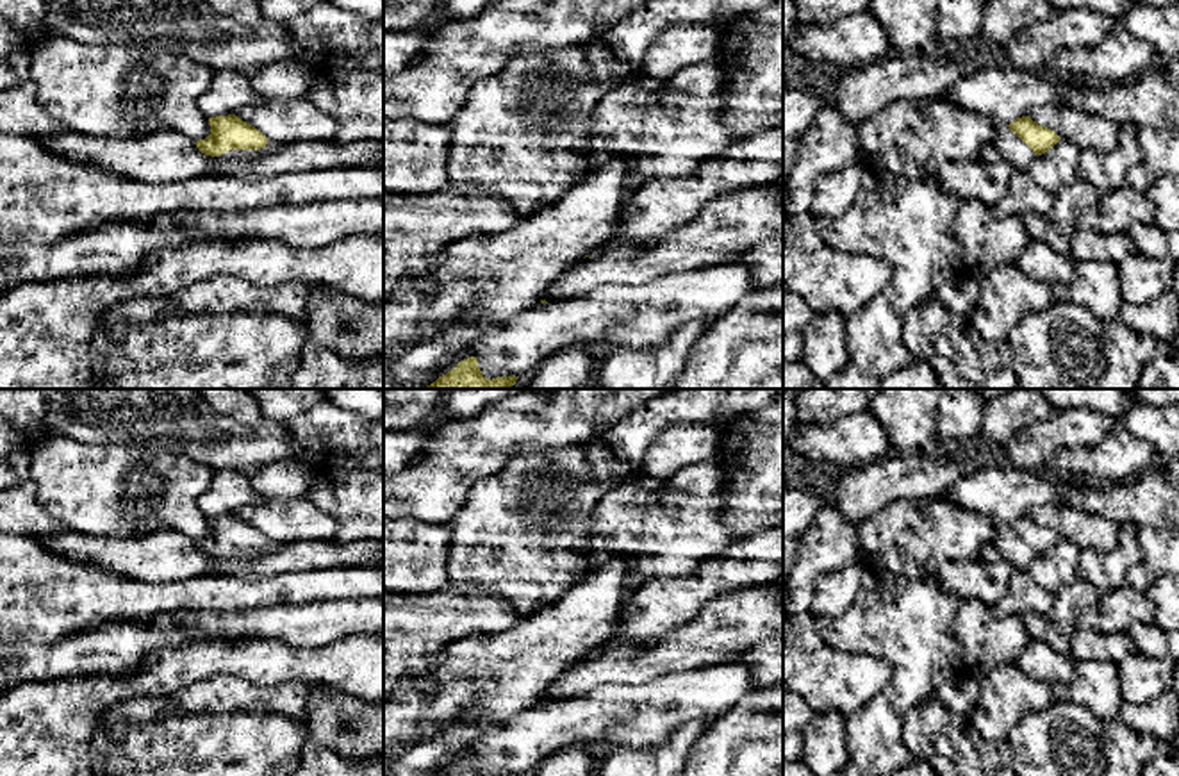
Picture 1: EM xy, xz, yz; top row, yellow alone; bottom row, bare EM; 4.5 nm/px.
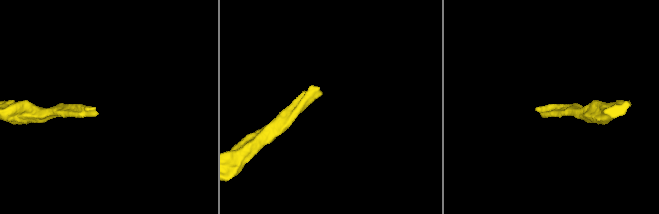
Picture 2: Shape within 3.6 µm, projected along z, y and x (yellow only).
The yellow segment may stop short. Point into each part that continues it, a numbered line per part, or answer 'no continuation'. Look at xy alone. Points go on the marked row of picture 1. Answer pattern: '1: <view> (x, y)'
1: xy (272, 147)

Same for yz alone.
1: yz (1006, 147)

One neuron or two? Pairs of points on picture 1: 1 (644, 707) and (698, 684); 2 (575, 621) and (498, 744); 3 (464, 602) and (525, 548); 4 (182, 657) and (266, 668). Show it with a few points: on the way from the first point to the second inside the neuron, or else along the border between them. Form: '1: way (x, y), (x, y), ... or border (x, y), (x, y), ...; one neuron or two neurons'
1: way (657, 707), (685, 696); one neuron
2: border (539, 701), (502, 723), (477, 723); two neurons
3: border (448, 580), (493, 587), (516, 609); two neurons
4: way (204, 657), (245, 657); one neuron

